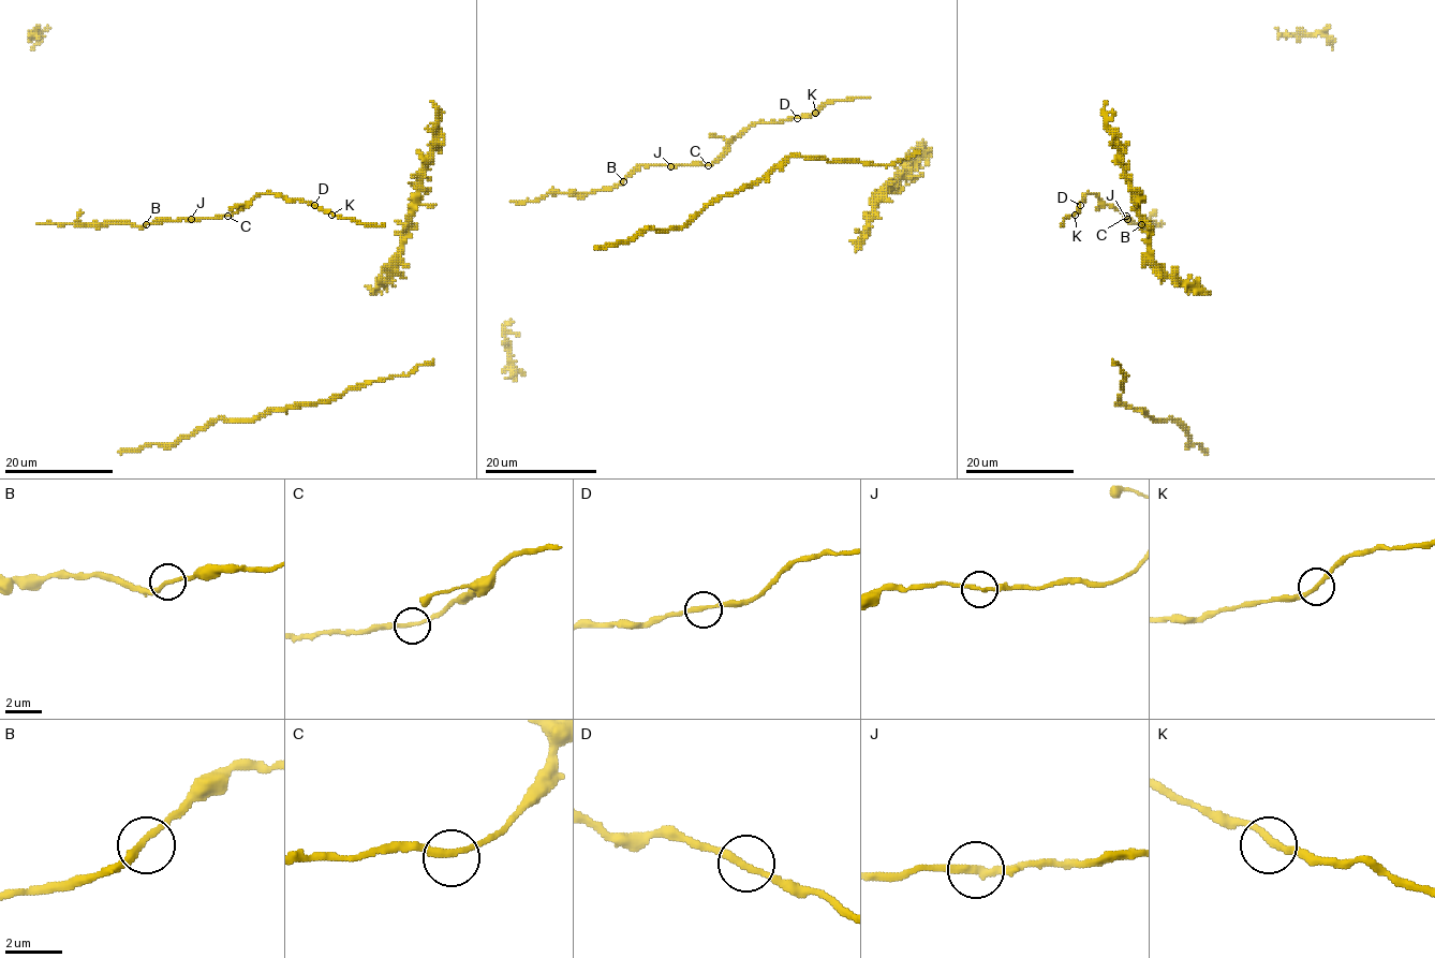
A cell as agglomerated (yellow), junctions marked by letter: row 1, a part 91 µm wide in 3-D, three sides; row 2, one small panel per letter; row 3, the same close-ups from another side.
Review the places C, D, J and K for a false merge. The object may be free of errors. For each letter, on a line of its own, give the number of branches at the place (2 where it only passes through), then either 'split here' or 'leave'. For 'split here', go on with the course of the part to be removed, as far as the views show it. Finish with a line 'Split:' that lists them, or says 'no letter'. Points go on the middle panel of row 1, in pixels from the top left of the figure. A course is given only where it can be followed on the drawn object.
C: 2 | leave
D: 2 | leave
J: 2 | leave
K: 2 | leave
Split: no letter

